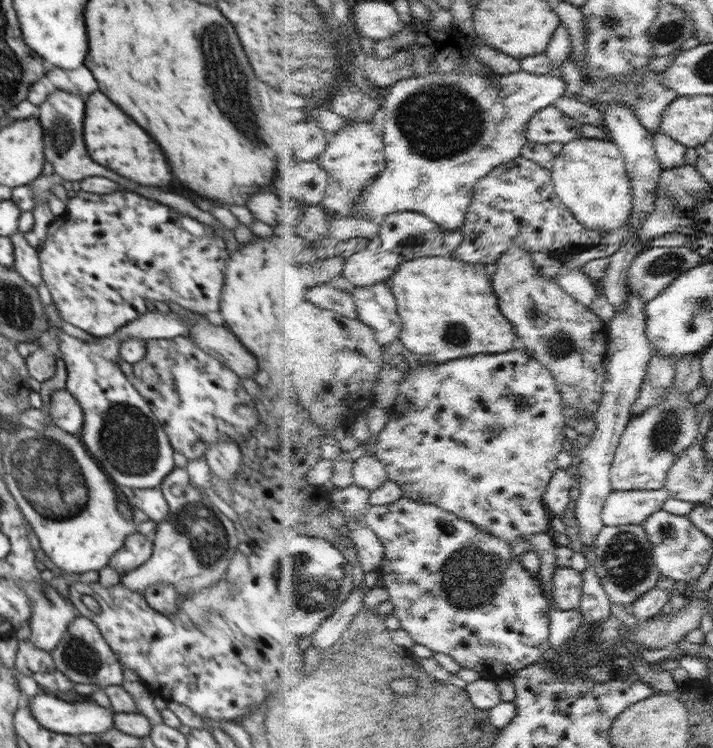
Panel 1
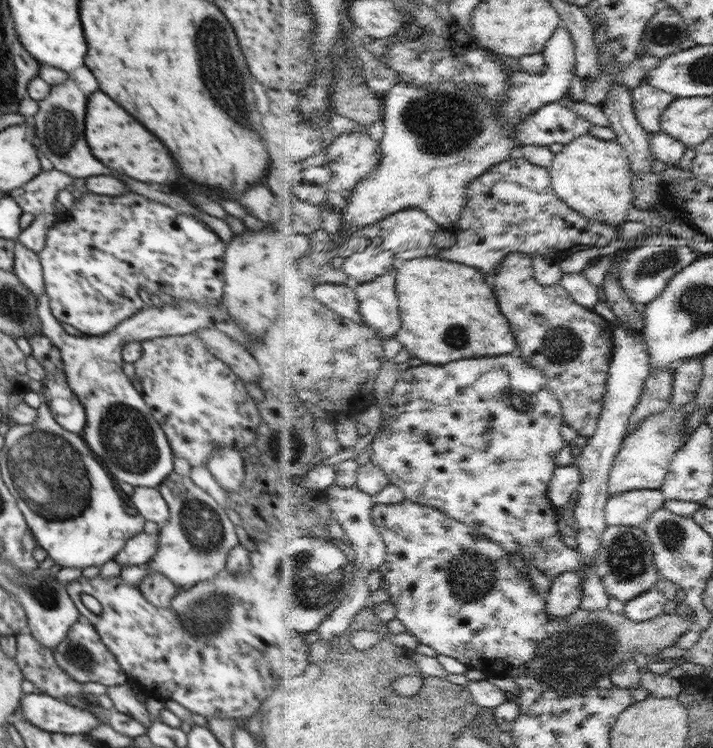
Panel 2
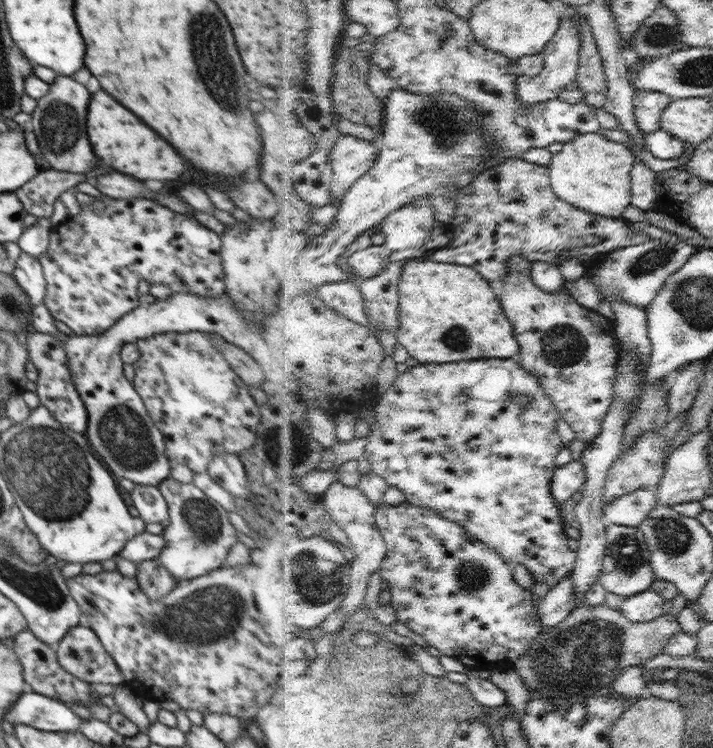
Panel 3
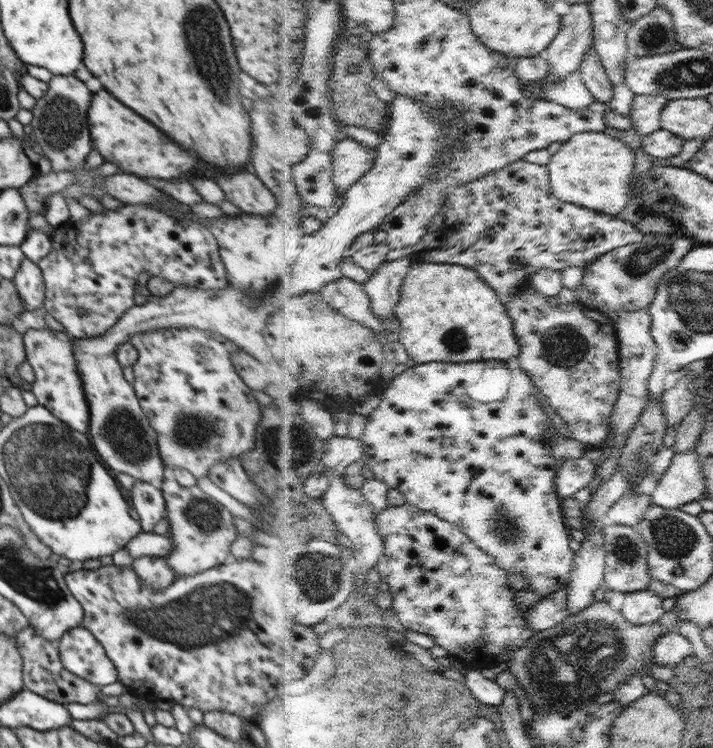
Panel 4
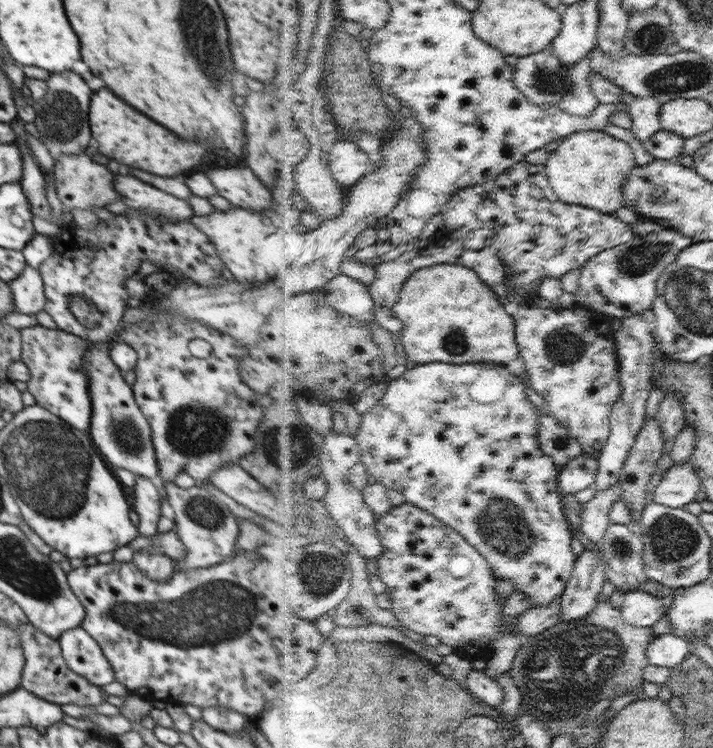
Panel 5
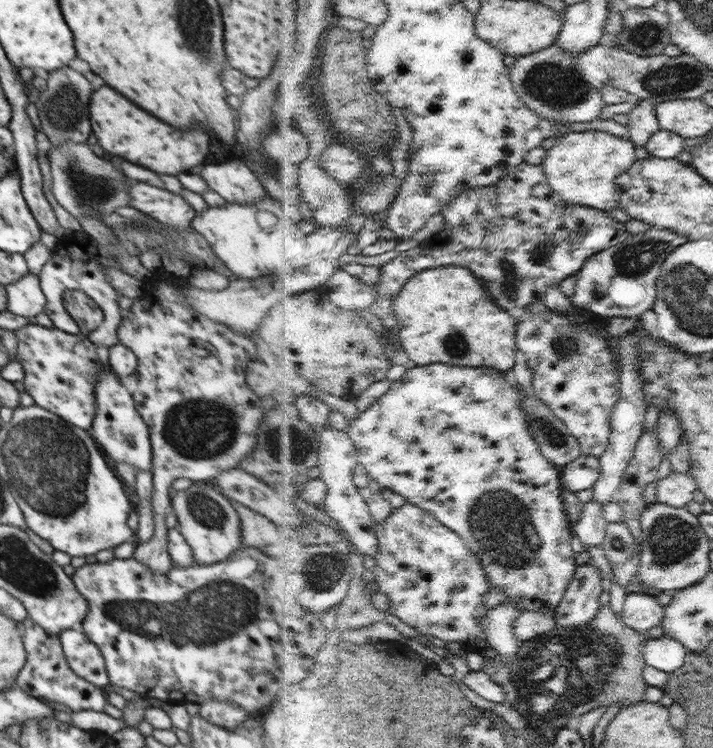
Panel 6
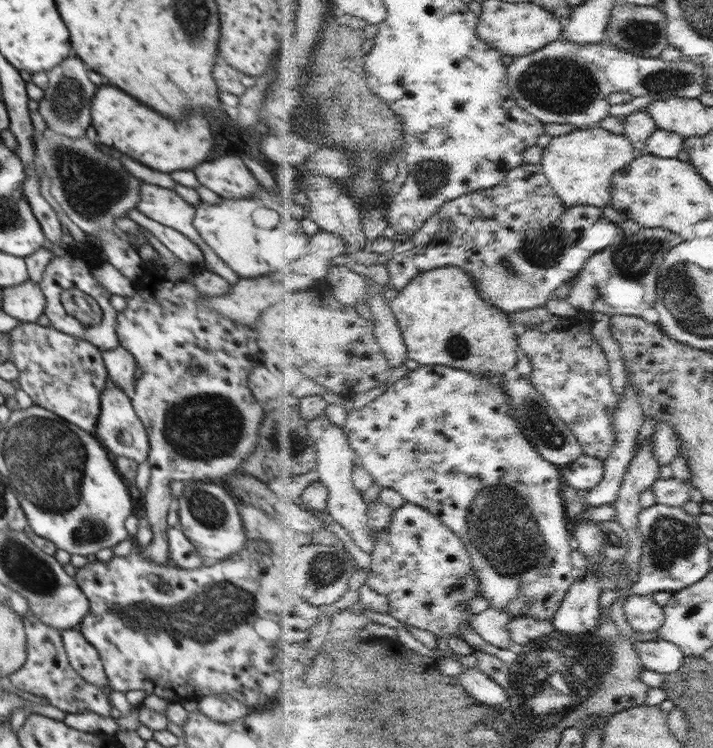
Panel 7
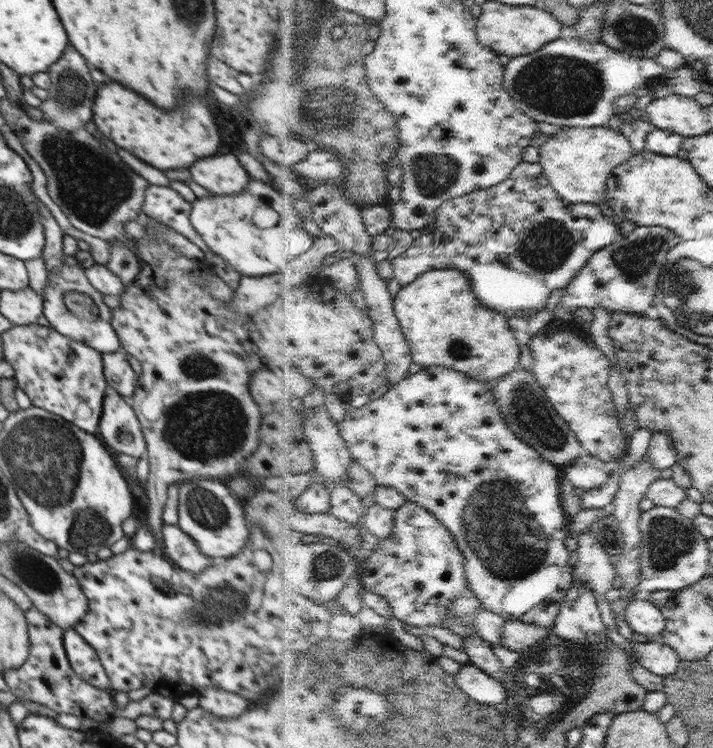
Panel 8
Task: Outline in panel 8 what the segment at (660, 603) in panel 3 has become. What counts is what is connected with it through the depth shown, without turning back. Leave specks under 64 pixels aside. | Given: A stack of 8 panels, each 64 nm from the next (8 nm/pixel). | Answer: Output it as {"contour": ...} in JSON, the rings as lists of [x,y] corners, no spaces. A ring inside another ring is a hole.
{"contour":[[[637,596],[628,606],[626,620],[636,633],[646,635],[650,640],[659,640],[667,626],[667,618],[662,609],[645,596]]]}

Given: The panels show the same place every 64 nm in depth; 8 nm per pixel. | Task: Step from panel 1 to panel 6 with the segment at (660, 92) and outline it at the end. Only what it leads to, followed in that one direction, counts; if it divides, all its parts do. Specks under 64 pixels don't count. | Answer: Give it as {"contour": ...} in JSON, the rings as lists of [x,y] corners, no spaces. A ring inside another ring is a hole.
{"contour":[[[642,99],[642,102],[628,115],[630,134],[636,146],[647,148],[652,136],[663,129],[656,107],[656,102]]]}

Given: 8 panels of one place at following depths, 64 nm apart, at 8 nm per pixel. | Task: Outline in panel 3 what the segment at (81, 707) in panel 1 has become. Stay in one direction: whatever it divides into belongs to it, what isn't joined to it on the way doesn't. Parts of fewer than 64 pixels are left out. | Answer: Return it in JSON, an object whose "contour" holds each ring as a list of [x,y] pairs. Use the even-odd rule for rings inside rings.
{"contour":[[[33,691],[23,693],[6,709],[4,719],[10,724],[26,724],[46,732],[76,731],[84,723],[69,704],[47,698]]]}

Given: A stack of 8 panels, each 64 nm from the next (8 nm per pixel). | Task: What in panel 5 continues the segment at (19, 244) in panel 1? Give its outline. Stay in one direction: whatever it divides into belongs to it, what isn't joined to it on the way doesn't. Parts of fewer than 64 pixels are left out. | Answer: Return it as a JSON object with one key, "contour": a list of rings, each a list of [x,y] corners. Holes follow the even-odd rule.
{"contour":[[[30,264],[9,282],[14,296],[14,311],[20,314],[34,314],[44,310],[46,304],[44,284],[40,272]]]}

